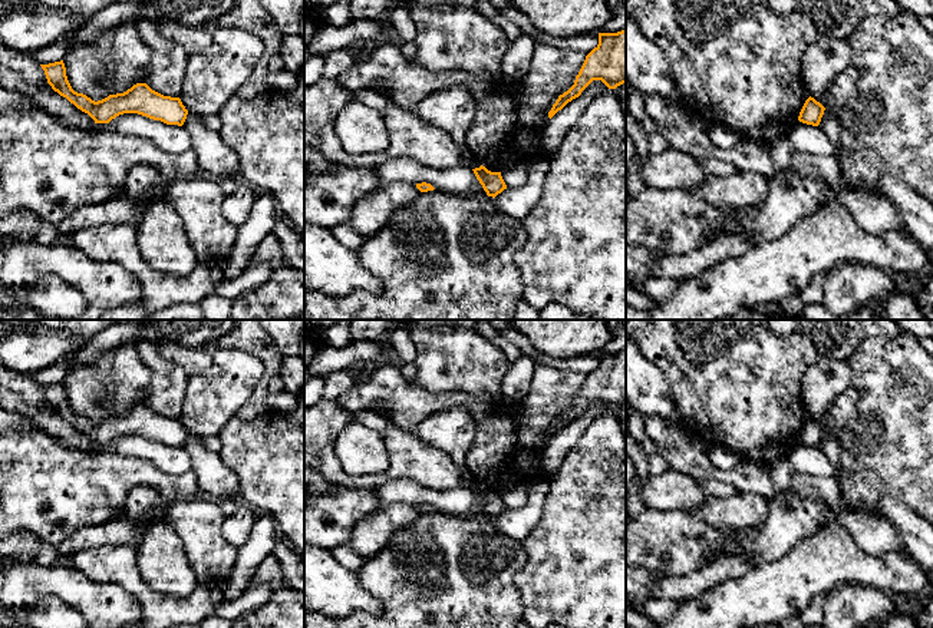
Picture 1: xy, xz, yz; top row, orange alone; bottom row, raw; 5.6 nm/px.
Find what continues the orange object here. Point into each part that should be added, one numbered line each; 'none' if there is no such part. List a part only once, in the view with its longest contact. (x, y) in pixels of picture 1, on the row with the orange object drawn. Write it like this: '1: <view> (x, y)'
none

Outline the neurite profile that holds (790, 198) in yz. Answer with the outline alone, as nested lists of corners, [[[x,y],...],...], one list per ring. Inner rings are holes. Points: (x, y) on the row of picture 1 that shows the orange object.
[[[789,169],[768,179],[761,206],[733,212],[738,222],[731,235],[748,234],[756,244],[778,239],[827,202],[843,205],[858,227],[873,235],[909,232],[901,211],[889,198],[863,191],[835,191],[822,181]]]

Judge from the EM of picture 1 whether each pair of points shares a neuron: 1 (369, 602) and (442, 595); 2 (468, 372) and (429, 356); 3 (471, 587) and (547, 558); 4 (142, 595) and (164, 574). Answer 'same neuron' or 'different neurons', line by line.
1: different neurons
2: same neuron
3: different neurons
4: different neurons

